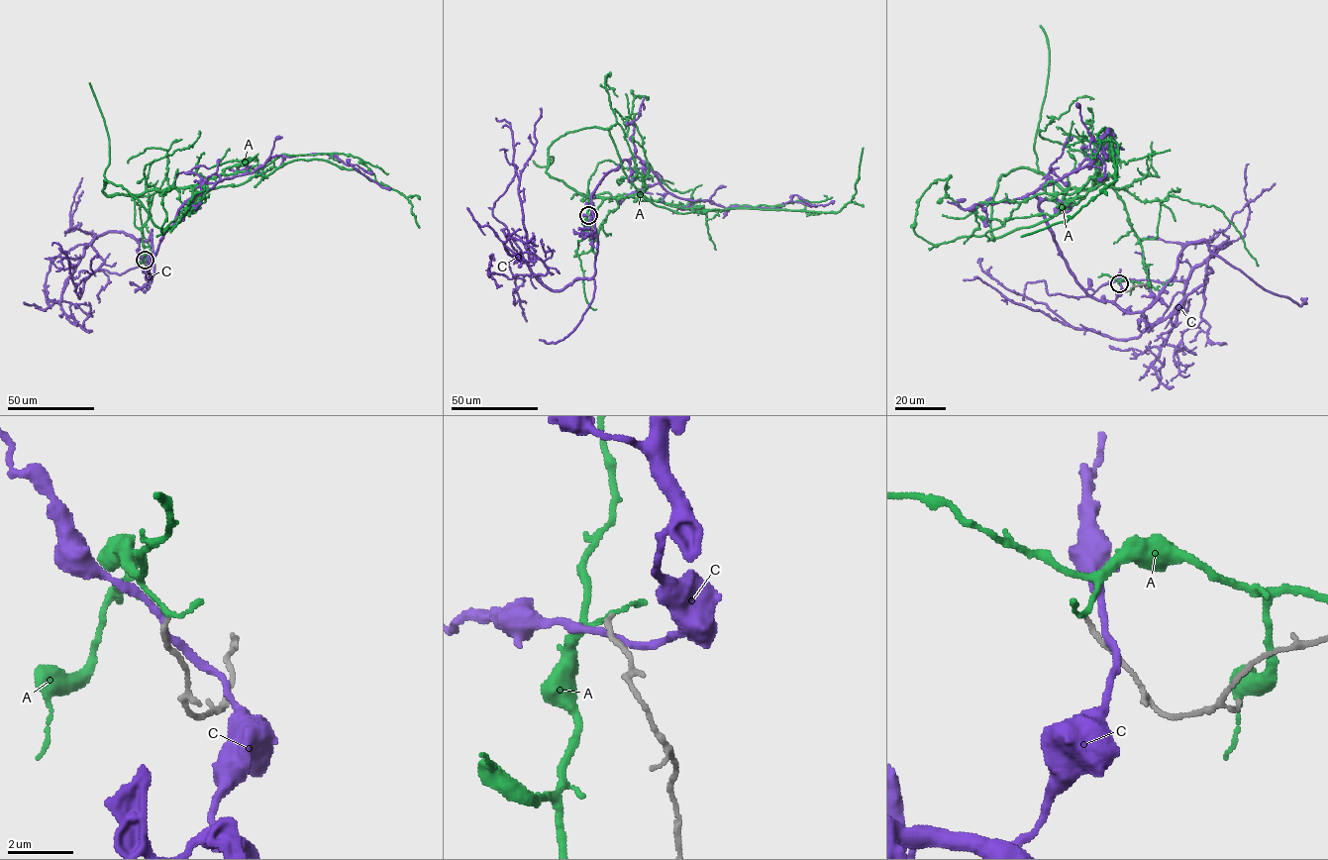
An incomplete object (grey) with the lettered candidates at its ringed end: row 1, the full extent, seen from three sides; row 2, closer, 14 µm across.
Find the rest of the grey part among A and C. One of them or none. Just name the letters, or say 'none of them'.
none of them

